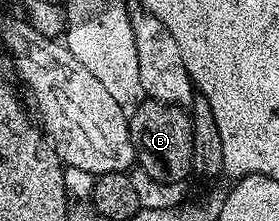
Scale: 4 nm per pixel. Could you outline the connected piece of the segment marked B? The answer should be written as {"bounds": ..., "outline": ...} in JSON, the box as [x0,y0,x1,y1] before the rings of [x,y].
{"bounds":[128,101,194,183],"outline":[[[153,101],[141,102],[136,109],[128,115],[128,132],[136,150],[138,167],[160,183],[176,183],[187,175],[191,176],[194,157],[191,114],[183,106]]]}

